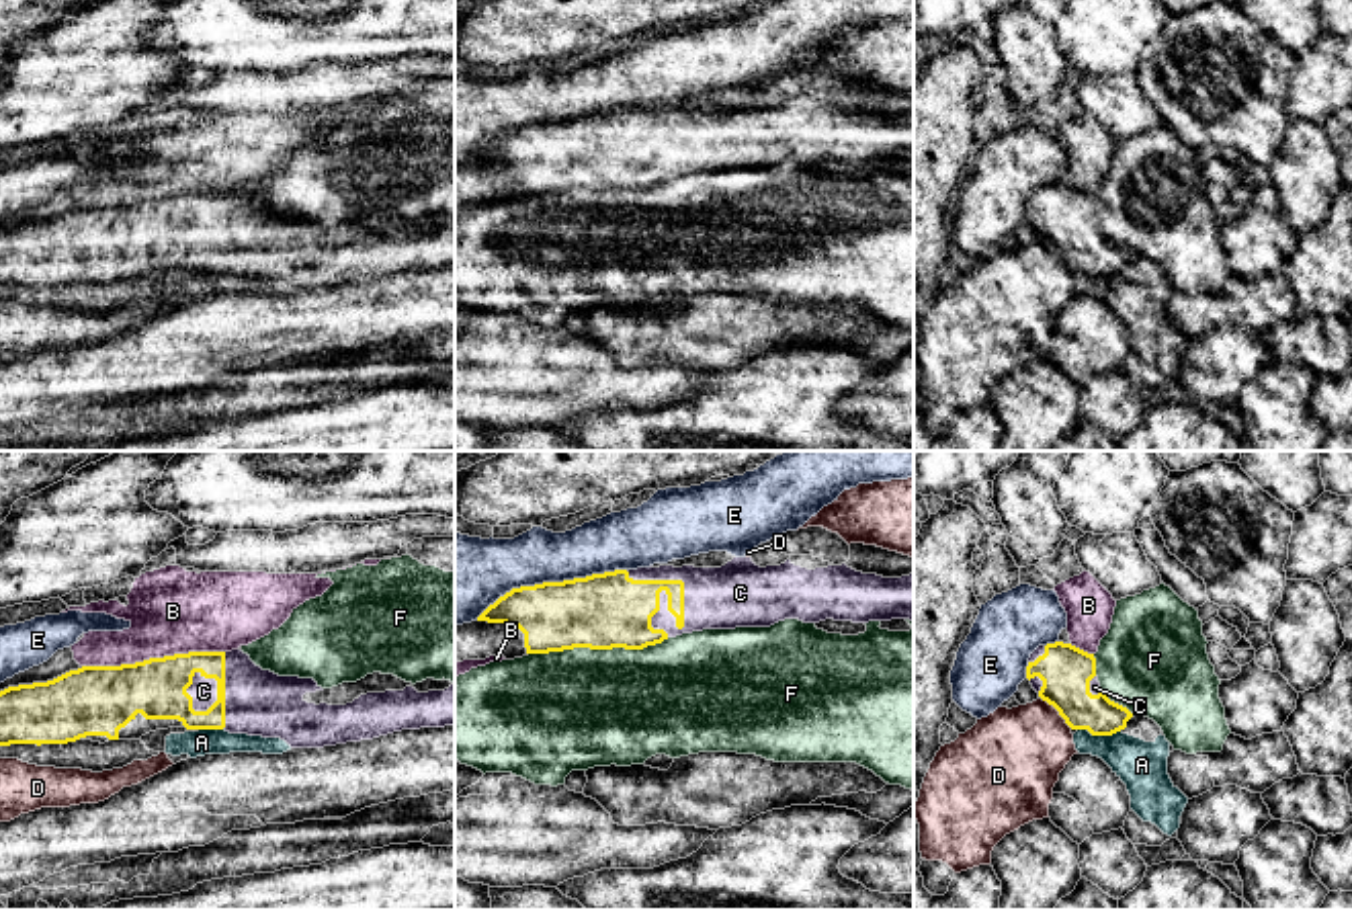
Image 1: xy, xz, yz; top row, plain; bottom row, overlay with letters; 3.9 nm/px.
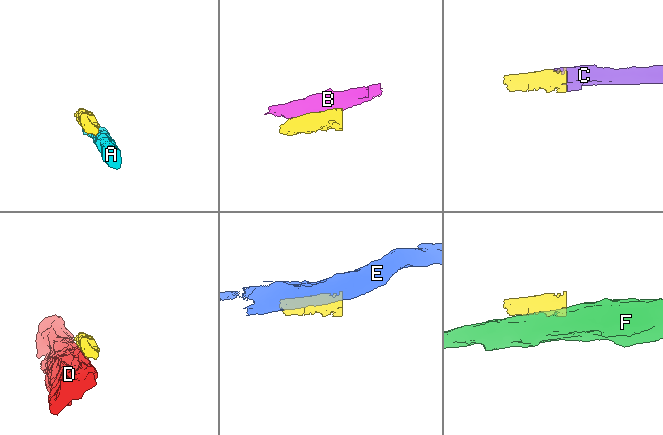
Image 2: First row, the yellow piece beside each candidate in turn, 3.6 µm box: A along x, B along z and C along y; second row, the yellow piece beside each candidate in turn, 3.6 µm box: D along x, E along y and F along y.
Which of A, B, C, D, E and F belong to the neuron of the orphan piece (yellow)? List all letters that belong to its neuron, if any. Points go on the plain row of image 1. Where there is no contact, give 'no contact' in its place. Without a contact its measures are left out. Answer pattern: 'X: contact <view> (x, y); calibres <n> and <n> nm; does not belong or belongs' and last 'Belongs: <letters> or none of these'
A: contact yz (1099, 275); calibres 190 and 190 nm; does not belong
B: contact xy (152, 199); calibres 260 and 340 nm; does not belong
C: contact xz (677, 121); calibres 260 and 260 nm; belongs
D: contact yz (1058, 251); calibres 200 and 380 nm; does not belong
E: contact xz (550, 123); calibres 300 and 240 nm; does not belong
F: contact xz (599, 189); calibres 300 and 460 nm; does not belong
Belongs: C

